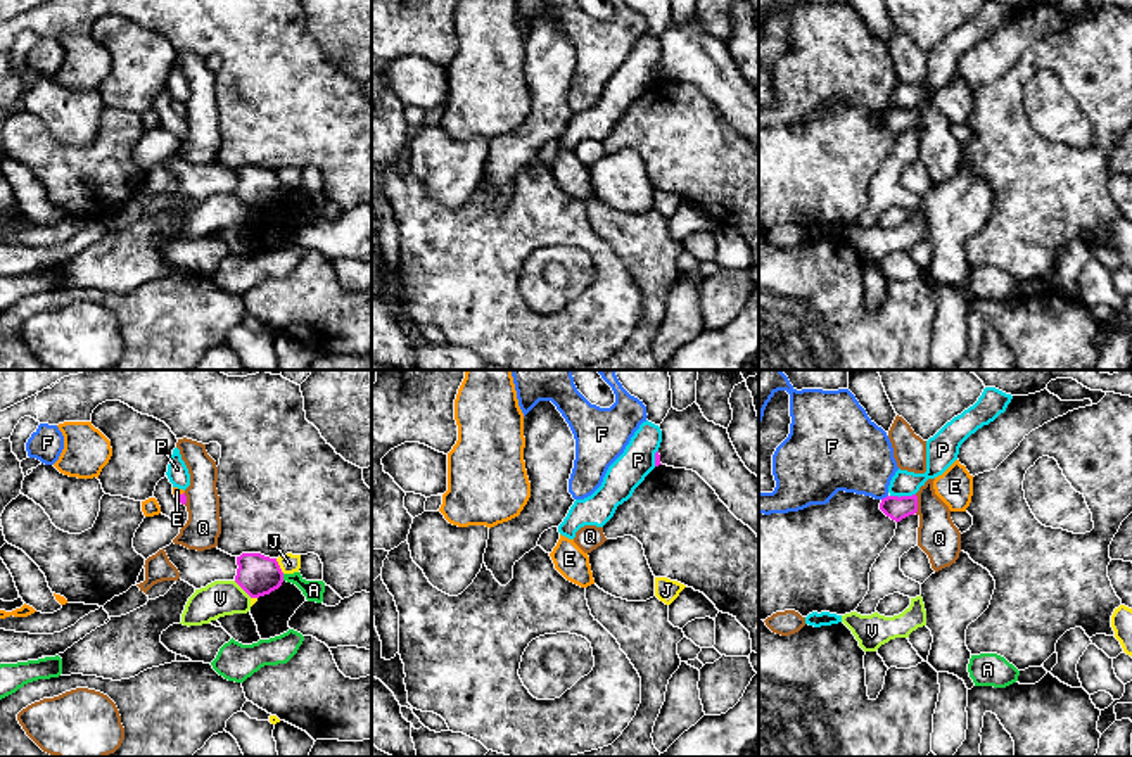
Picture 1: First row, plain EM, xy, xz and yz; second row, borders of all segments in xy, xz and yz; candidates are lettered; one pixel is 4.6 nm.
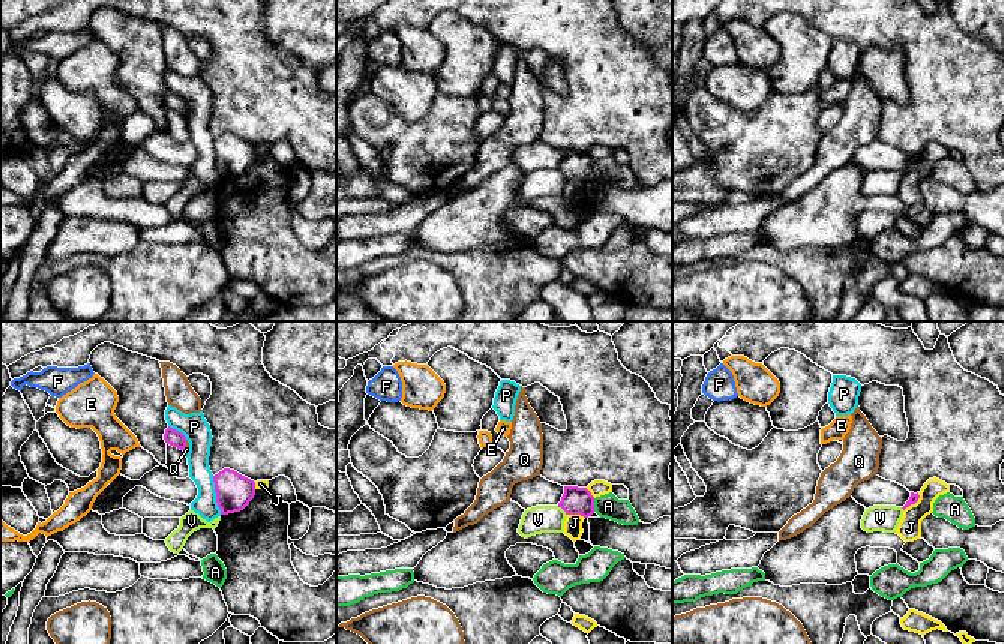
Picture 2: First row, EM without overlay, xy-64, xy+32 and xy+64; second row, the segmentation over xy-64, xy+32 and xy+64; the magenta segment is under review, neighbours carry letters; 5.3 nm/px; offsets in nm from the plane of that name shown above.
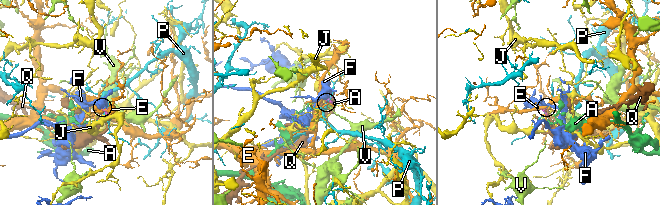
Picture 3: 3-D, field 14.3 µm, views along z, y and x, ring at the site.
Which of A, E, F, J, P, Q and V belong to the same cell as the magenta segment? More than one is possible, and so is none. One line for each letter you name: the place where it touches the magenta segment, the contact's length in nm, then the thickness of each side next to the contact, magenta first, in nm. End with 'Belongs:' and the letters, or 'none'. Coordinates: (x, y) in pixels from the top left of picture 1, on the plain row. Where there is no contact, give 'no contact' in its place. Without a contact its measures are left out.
E: meets magenta in xy at (180, 108); contact 50 nm long; 40 nm thick on the magenta side, 40 nm on the other
Belongs: E

